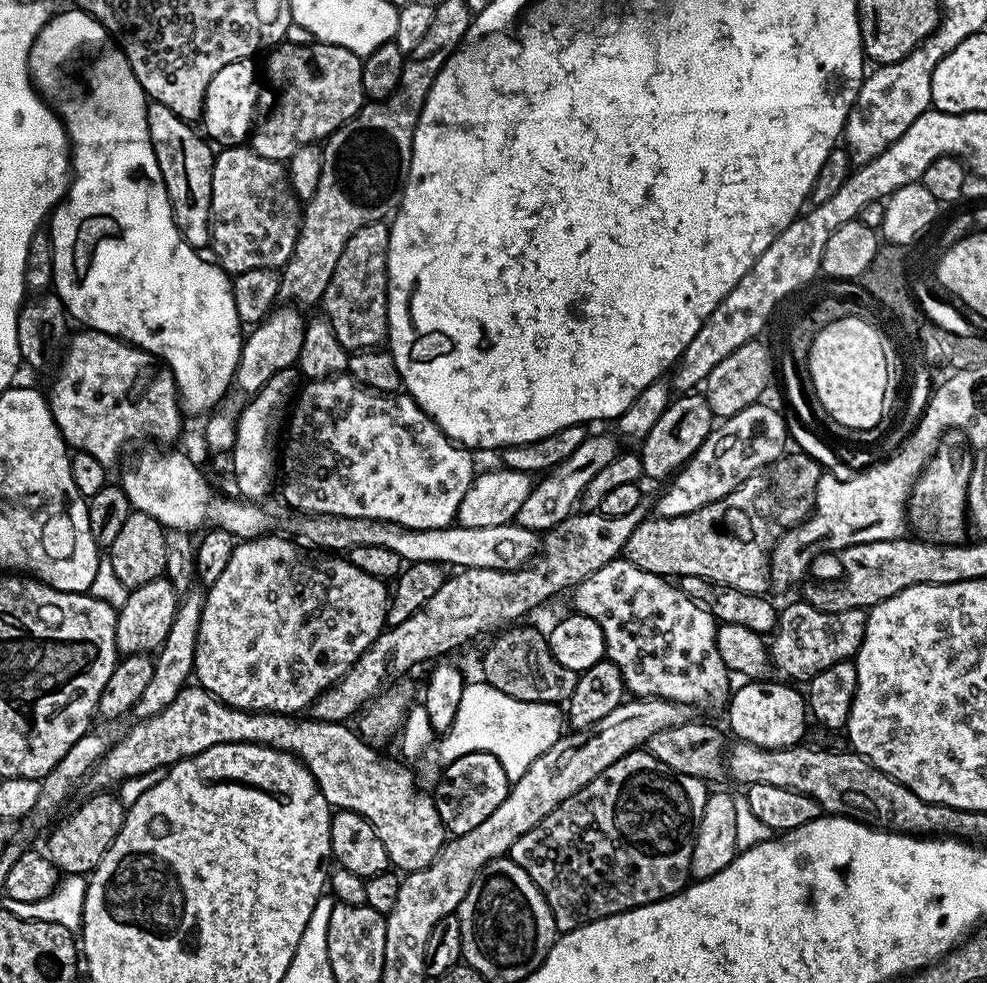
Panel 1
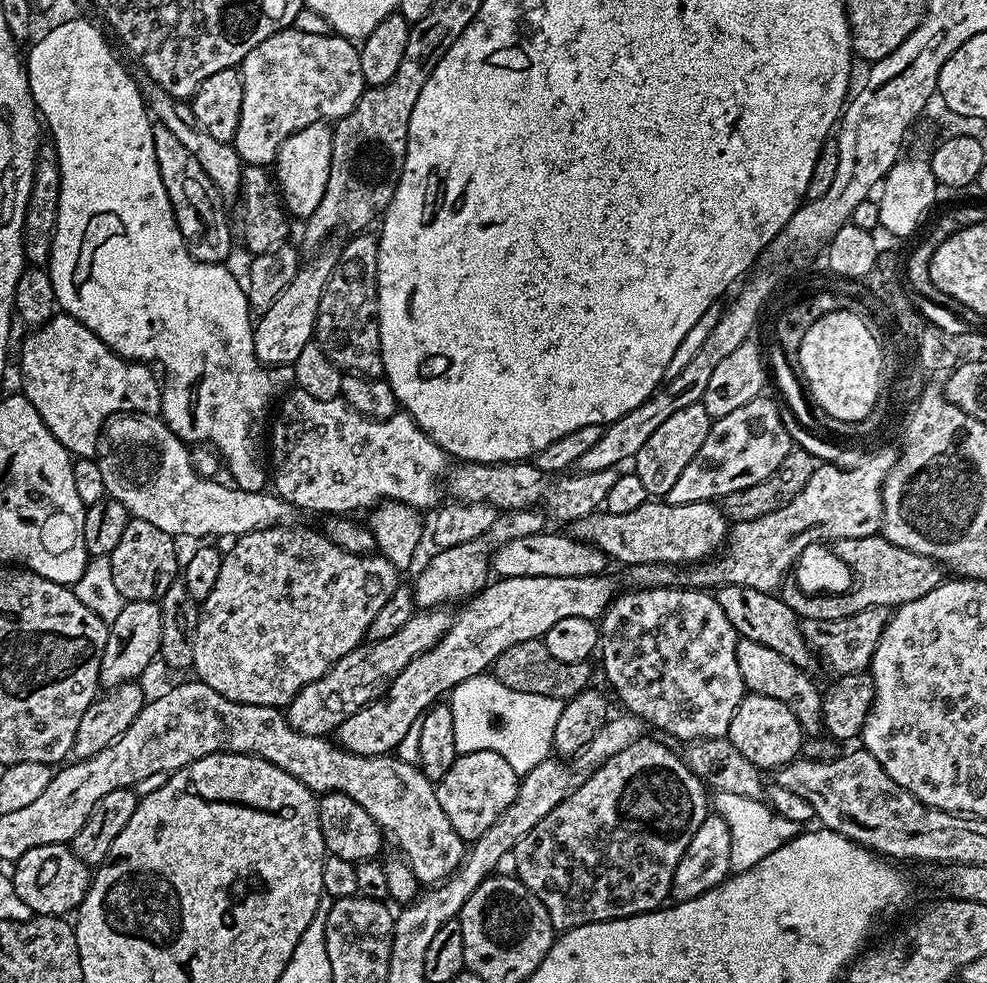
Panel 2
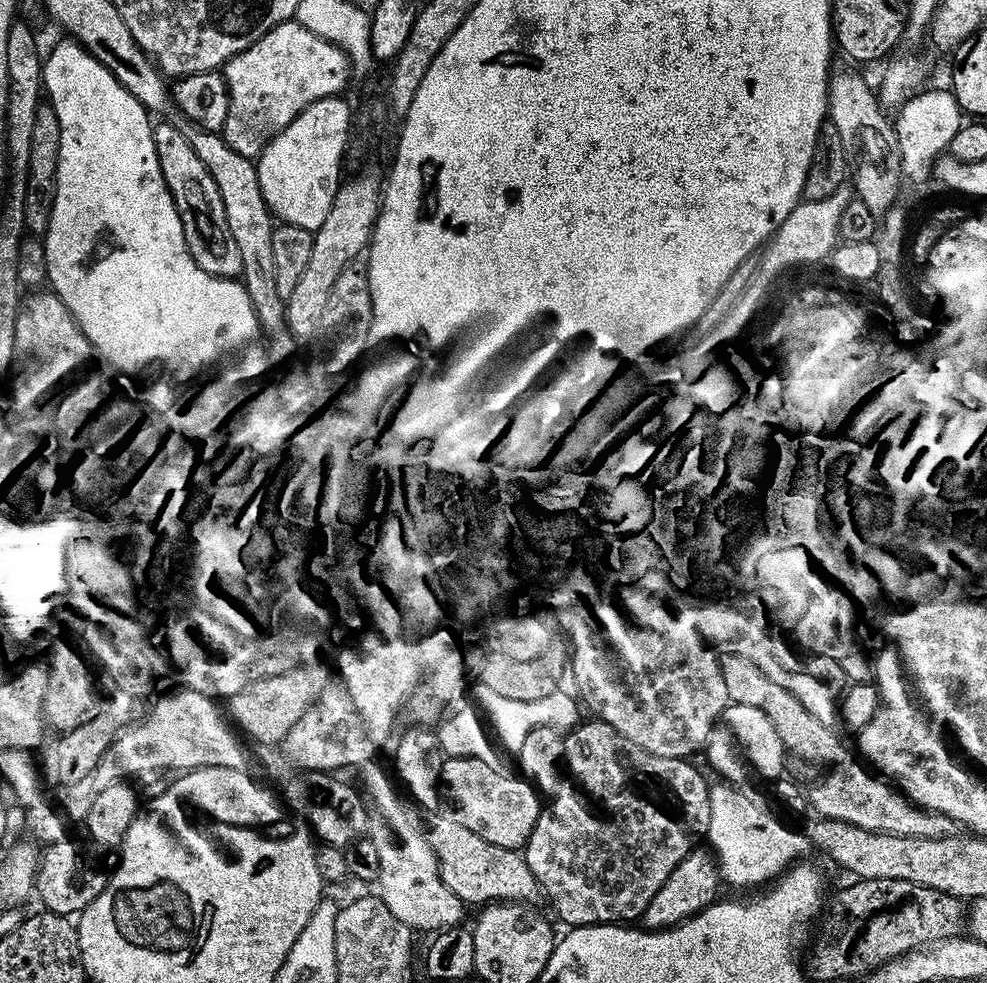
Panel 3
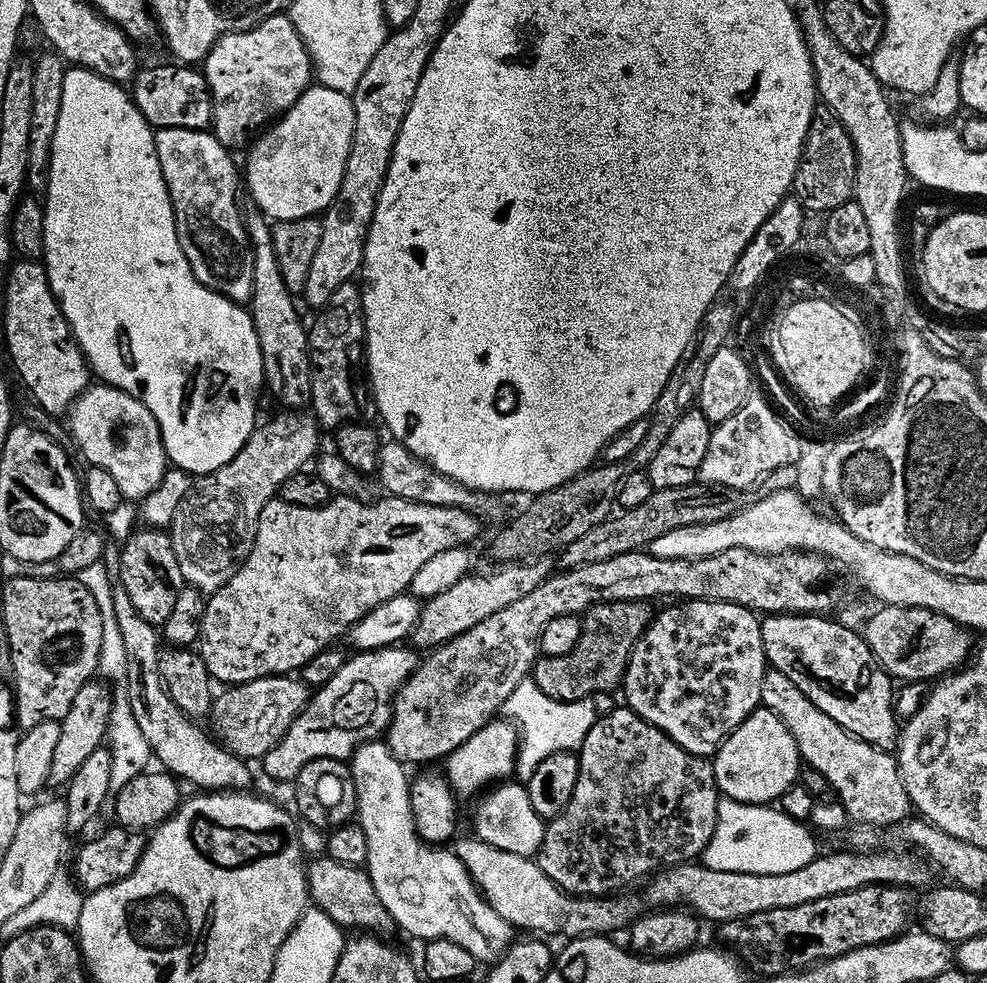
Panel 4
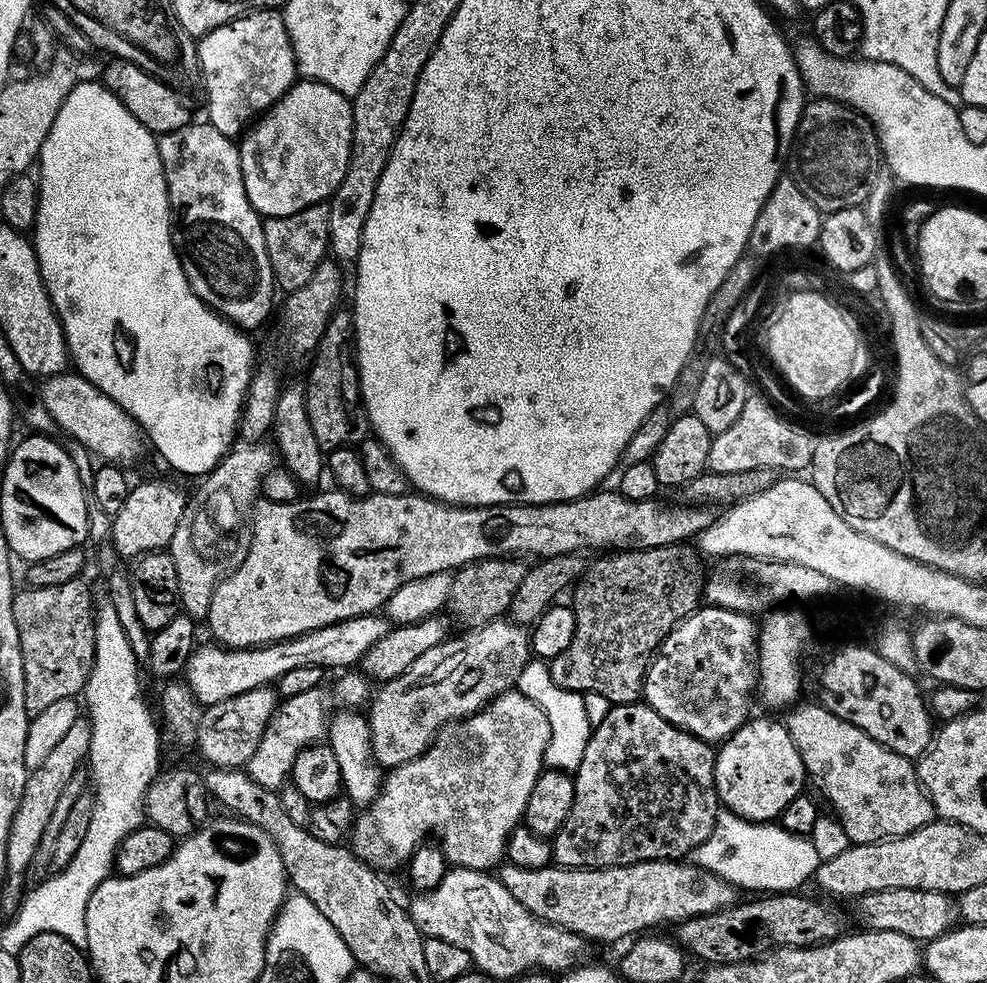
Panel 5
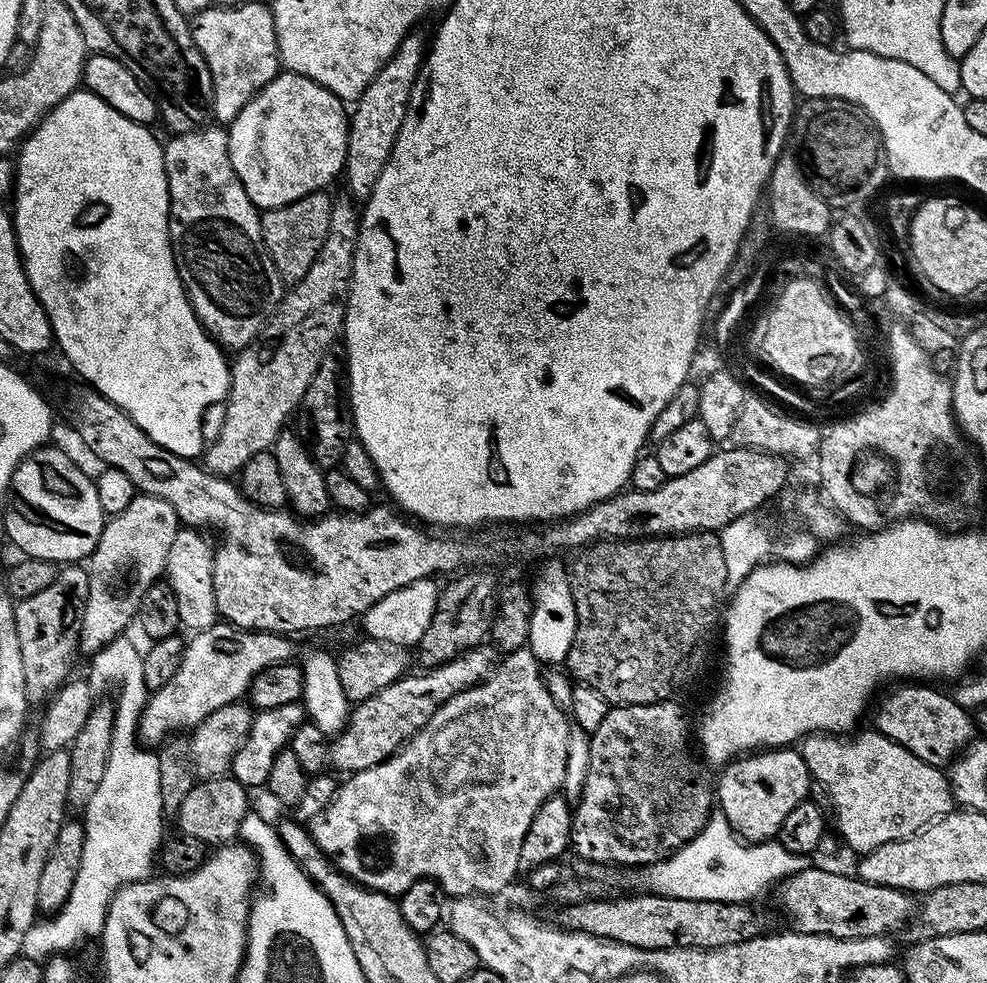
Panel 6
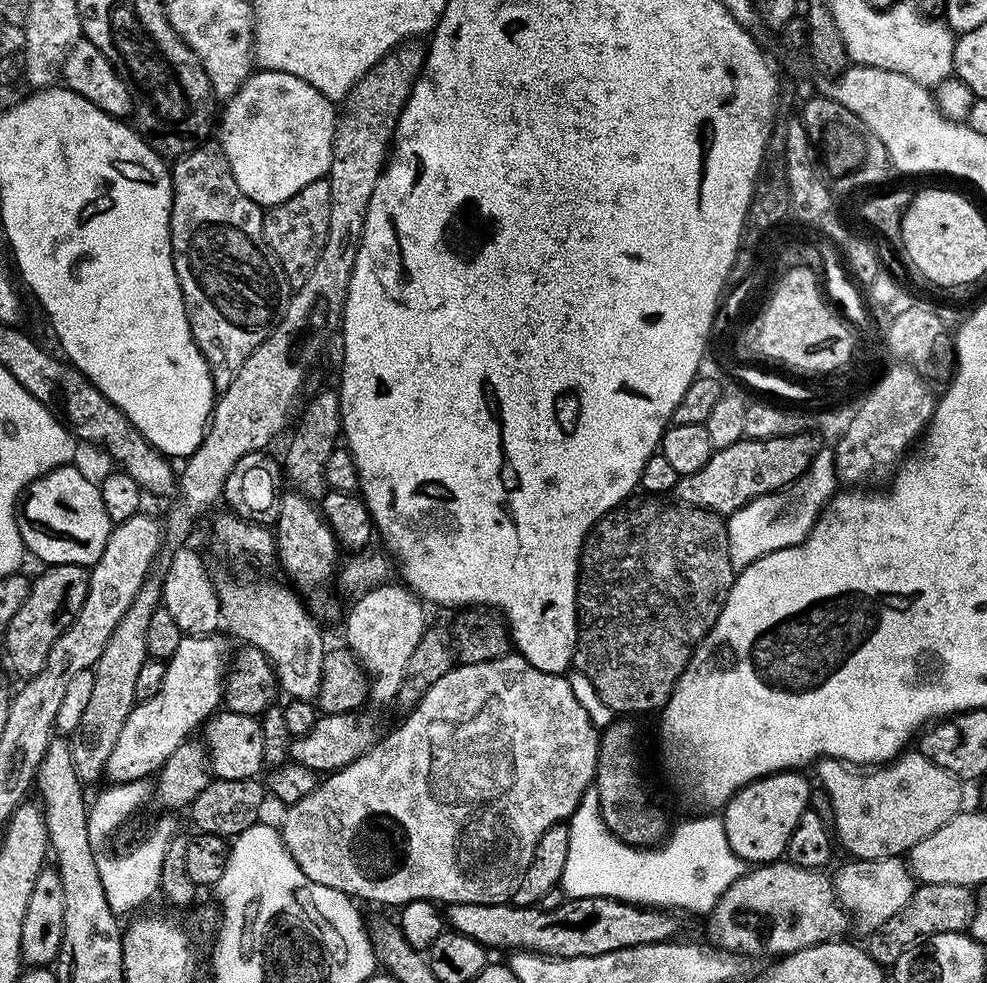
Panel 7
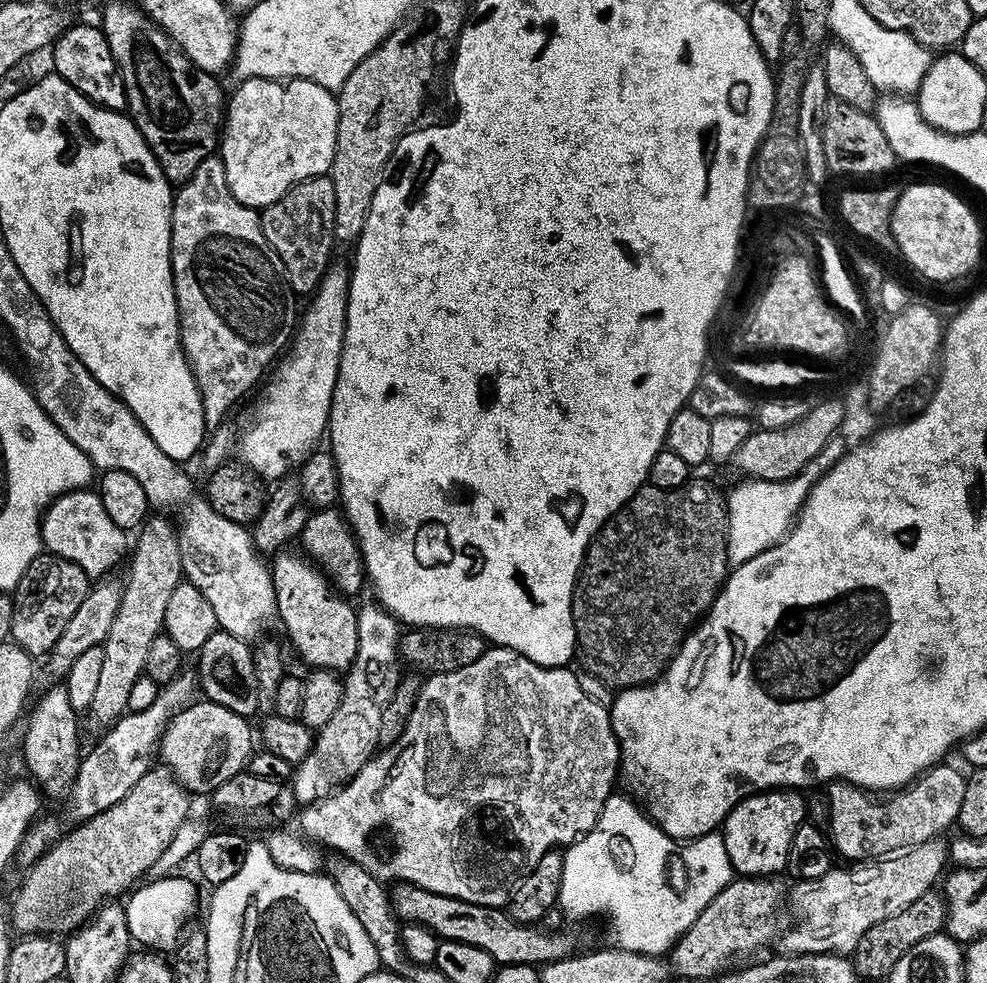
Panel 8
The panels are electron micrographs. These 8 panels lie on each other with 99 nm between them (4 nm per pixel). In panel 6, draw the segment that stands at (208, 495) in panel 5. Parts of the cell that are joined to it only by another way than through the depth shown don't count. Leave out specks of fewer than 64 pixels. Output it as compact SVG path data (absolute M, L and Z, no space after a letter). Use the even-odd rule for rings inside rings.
M182 528L179 529L174 543L168 552L167 564L164 571L166 582L174 590L174 598L178 602L178 618L181 625L185 629L189 628L189 633L195 634L206 630L210 626L218 623L218 613L216 610L216 603L214 602L214 588L213 588L213 558L215 556L215 549L213 545L203 537L203 533L195 529Z

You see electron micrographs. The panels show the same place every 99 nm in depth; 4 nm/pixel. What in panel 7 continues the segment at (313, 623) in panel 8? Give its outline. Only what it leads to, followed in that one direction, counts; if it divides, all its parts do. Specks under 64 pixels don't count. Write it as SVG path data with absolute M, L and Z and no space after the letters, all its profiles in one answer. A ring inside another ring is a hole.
M284 490L280 494L280 509L274 525L276 556L284 567L286 575L292 579L291 587L302 594L306 607L317 621L341 619L342 608L336 596L328 587L338 572L336 550L338 543L332 528L324 518L324 513L303 492Z

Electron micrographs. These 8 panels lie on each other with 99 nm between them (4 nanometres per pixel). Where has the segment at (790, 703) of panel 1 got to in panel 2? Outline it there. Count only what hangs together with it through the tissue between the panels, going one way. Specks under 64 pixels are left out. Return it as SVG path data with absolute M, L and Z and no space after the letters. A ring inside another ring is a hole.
M748 694L745 695L744 701L738 706L738 710L730 722L727 739L731 740L732 745L742 755L750 758L750 762L754 762L757 768L761 770L767 770L767 768L775 770L801 755L800 736L802 737L802 729L798 718L794 718L794 714L782 702L778 702L778 698L766 698L765 696Z

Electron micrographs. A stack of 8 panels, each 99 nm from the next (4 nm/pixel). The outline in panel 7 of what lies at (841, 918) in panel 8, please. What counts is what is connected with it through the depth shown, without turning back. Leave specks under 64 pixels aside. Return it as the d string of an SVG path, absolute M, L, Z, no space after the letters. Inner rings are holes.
M891 856L881 860L858 860L855 858L847 861L834 875L836 897L840 905L854 921L854 928L861 934L867 934L877 928L886 918L898 914L906 902L910 902L912 891L918 887L907 863L901 857Z

